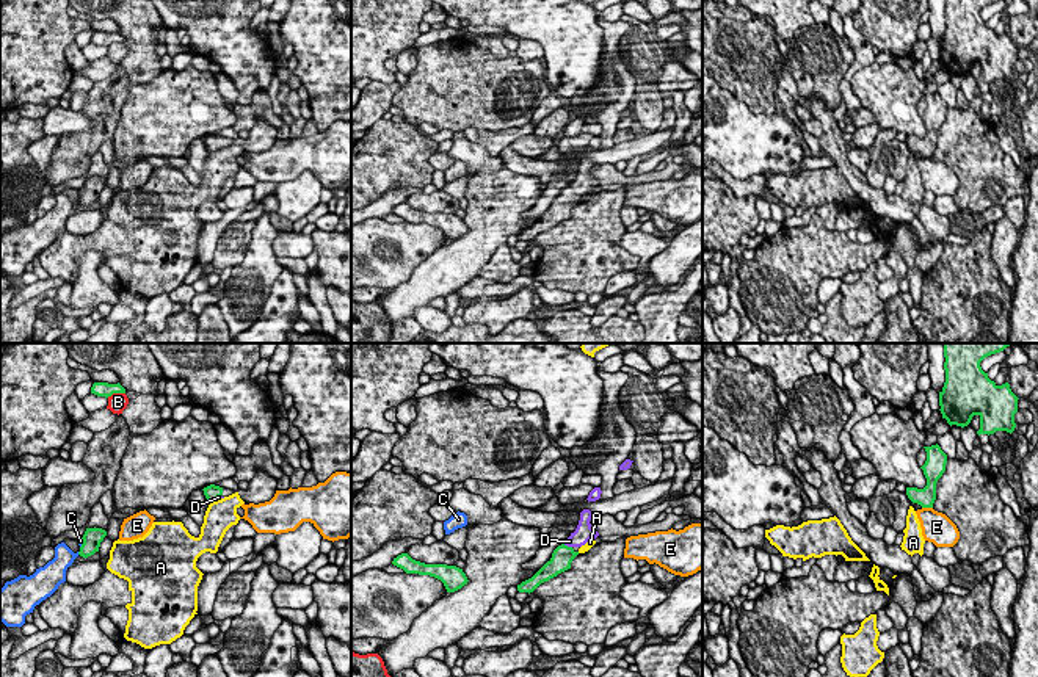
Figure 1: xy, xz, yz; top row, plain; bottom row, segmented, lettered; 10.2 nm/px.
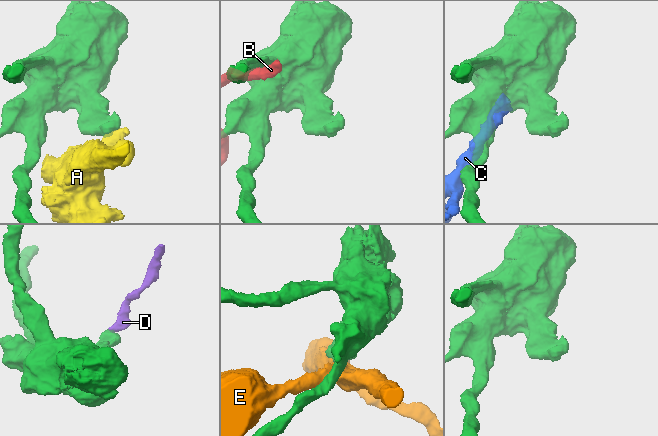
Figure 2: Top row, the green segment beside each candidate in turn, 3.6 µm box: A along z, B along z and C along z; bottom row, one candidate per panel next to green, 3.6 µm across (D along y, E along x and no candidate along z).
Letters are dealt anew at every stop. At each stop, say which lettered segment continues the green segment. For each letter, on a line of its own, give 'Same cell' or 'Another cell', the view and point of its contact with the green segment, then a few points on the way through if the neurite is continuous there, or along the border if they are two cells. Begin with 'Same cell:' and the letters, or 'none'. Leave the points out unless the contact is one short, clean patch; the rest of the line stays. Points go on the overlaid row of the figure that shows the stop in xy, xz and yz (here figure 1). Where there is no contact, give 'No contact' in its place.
Same cell: D
A: Another cell. Touches green at xy (214, 500). Boundary: xy (217, 500), (210, 503)
B: Another cell. Touches green at xy (115, 392)
C: Another cell. Touches green at xy (83, 543). Boundary: xy (82, 538), (80, 547)
D: Same cell. Touches green at xz (566, 546). Path across: xz (563, 555), (566, 546), (584, 532)
E: Another cell. Touches green at yz (927, 506). Boundary: yz (922, 506), (932, 508)

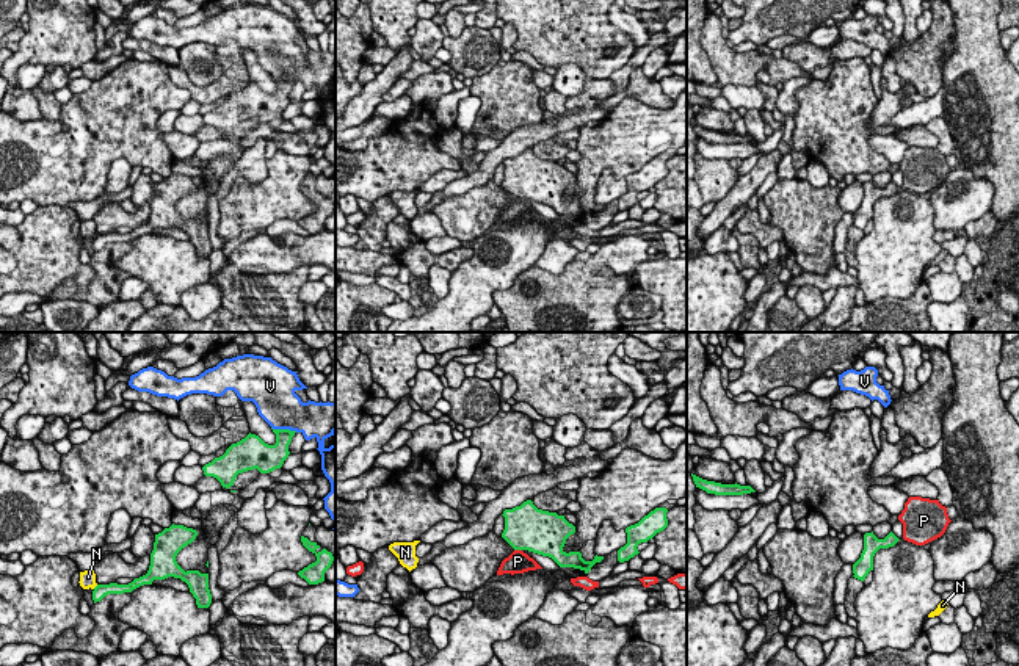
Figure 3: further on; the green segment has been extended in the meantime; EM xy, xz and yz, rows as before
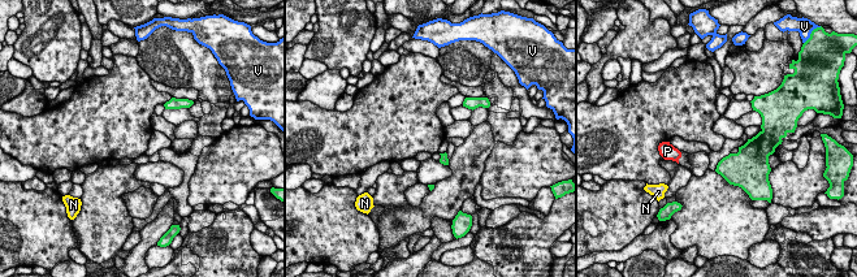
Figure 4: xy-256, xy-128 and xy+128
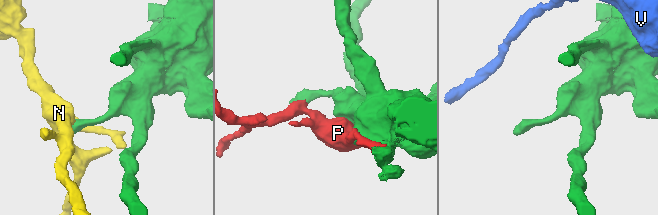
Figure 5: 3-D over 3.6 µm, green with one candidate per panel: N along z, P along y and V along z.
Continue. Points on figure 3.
Same cell: none
N: Another cell. Touches green at xy (96, 586). Boundary: xy (97, 585), (93, 588)
P: Another cell. Touches green at xz (518, 549)
V: Another cell. Touches green at xy (284, 430)

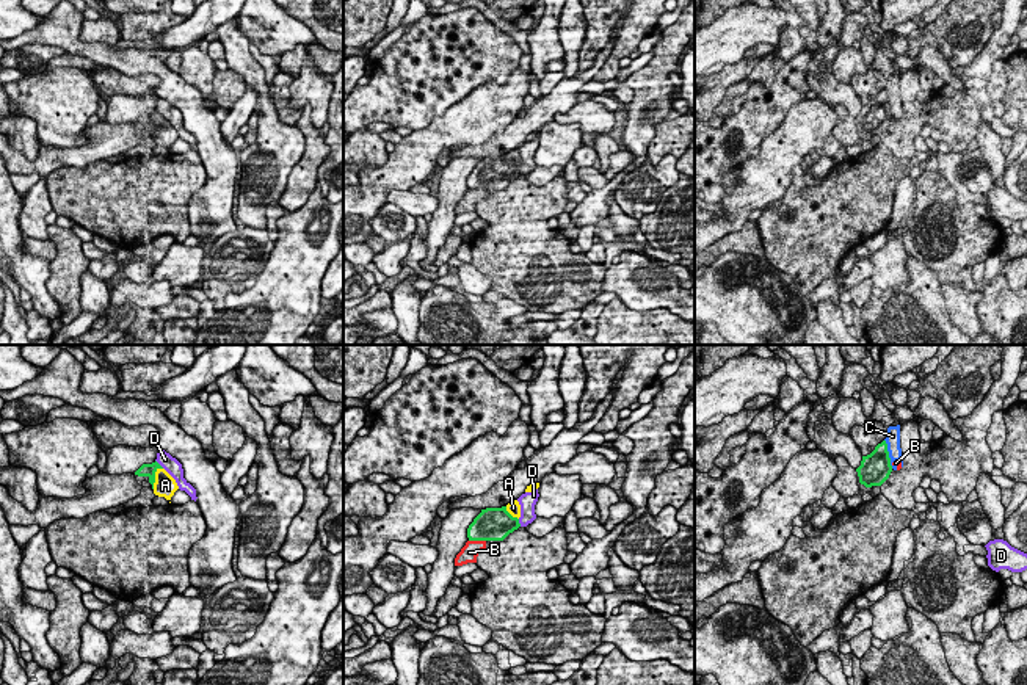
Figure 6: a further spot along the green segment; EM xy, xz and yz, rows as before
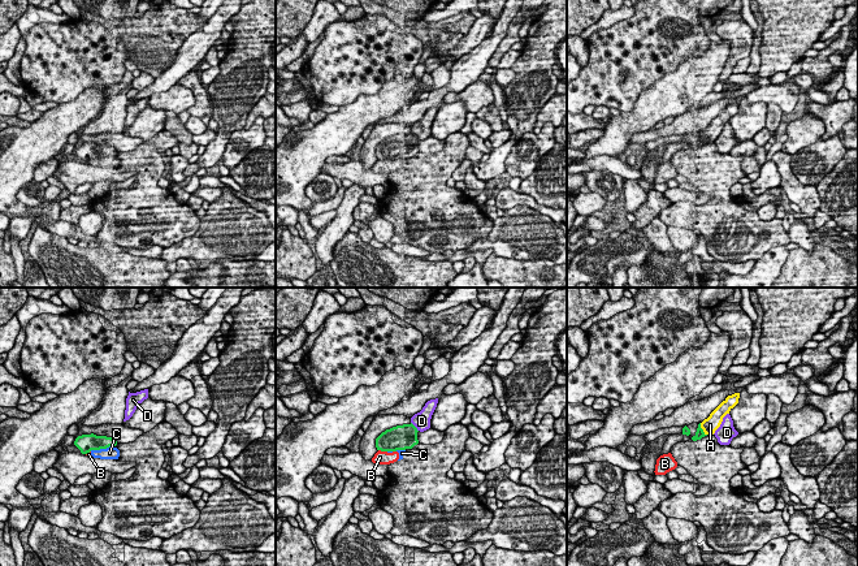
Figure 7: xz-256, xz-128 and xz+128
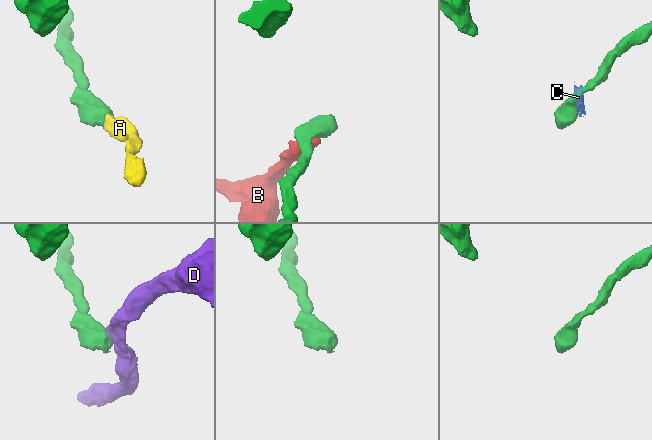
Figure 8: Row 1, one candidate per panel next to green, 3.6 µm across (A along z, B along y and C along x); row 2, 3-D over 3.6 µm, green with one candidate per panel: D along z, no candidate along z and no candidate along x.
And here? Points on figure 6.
Same cell: A
A: Same cell. Touches green at xy (154, 477)
B: Another cell. Touches green at xz (477, 540). Boundary: xz (469, 540), (485, 541)
C: Another cell. Touches green at yz (888, 453)
D: Another cell. Touches green at xy (159, 464). Boundary: xy (156, 460), (163, 467)

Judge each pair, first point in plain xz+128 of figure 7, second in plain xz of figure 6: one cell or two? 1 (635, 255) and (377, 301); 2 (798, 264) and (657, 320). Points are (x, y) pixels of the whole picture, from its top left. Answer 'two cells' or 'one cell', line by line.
1: two cells
2: one cell

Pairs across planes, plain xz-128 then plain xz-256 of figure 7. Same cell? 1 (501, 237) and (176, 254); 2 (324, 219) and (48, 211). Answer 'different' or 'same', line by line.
1: same
2: different

